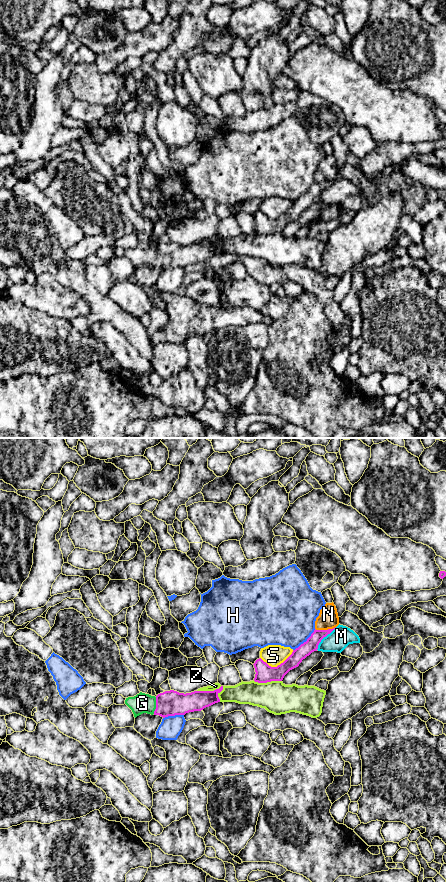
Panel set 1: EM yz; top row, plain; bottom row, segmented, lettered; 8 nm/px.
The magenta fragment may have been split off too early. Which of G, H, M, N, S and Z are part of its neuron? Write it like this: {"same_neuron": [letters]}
{"same_neuron": ["G"]}

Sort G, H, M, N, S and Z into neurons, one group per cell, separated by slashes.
G / H / M / N / S / Z

